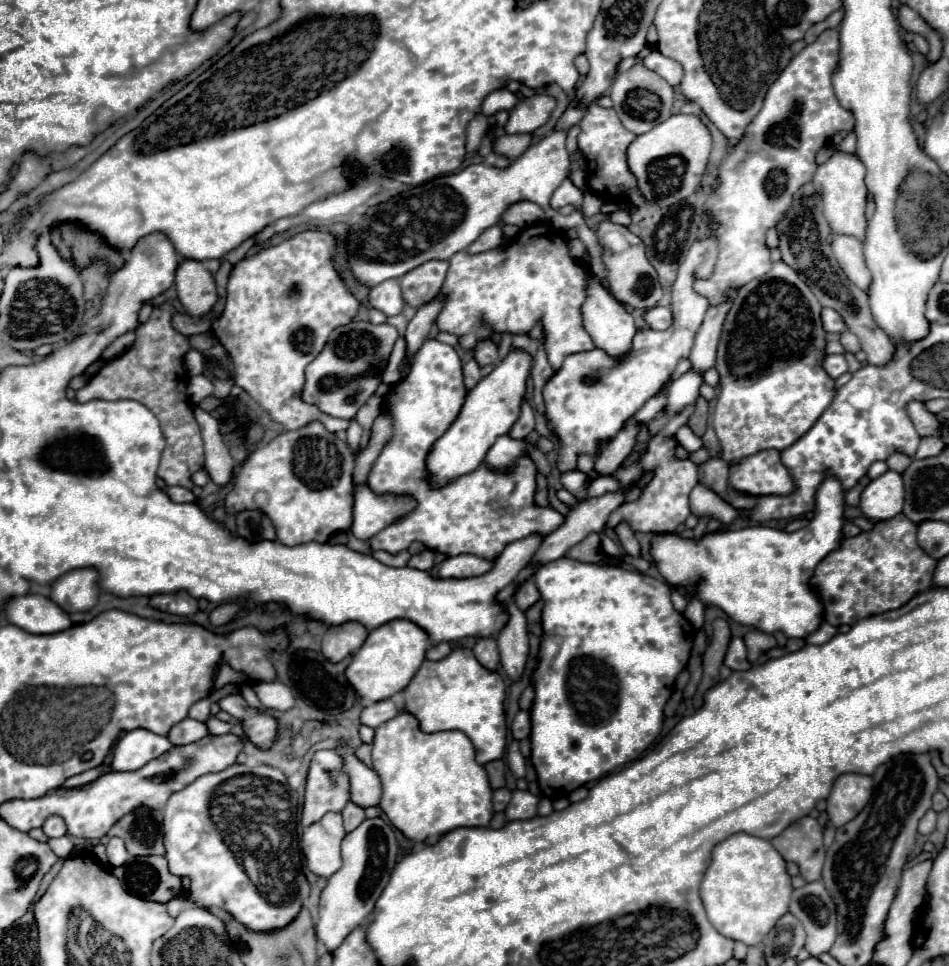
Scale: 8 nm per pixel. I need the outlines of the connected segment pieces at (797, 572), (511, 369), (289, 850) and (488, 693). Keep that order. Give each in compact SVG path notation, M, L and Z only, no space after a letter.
M828 476L816 492L812 522L802 530L784 532L770 526L752 526L706 534L698 542L664 534L652 540L652 556L668 584L694 590L704 604L722 608L732 620L768 634L784 632L788 638L806 638L824 620L824 606L810 578L820 560L842 546L842 526L844 492L840 482Z
M512 348L504 360L500 360L494 370L484 376L466 396L466 402L460 410L460 416L452 422L448 432L436 440L426 458L426 468L430 472L430 480L436 486L444 486L458 476L474 472L486 458L488 448L496 442L498 436L510 432L512 424L520 416L520 404L526 394L526 380L530 376L532 356L524 350Z
M234 764L222 772L200 776L184 790L172 794L166 808L164 808L162 828L164 828L165 858L170 864L170 872L190 878L190 902L192 904L202 906L202 908L210 908L210 910L232 912L232 916L236 916L236 920L240 920L242 924L248 924L248 928L256 928L262 932L264 932L264 928L280 928L280 924L288 924L288 920L292 920L292 916L296 916L296 912L300 912L300 908L304 904L302 898L310 894L310 884L302 872L302 854L300 854L298 834L296 834L296 818L298 818L296 812L298 812L298 796L288 786L286 776L274 766L248 768L242 764Z
M456 648L450 656L438 662L424 660L416 676L410 680L410 684L404 690L404 710L416 714L420 728L424 732L440 732L440 730L460 730L464 732L476 750L476 762L488 764L492 760L500 760L504 756L506 746L506 718L504 718L504 696L506 696L504 680L498 672L486 670L472 650L468 648Z

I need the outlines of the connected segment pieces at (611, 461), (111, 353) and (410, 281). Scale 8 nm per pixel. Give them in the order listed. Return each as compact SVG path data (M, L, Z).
M630 420L618 434L616 438L612 438L606 448L602 450L602 454L596 458L596 470L604 476L612 474L622 460L632 452L634 444L636 444L636 436L640 432L640 422Z
M126 332L124 336L118 336L118 338L102 352L102 358L104 358L104 360L112 360L112 358L120 356L132 342L134 342L134 332Z
M430 260L428 264L420 264L420 268L408 272L408 276L402 276L400 288L404 302L410 304L412 308L420 308L428 300L434 300L444 284L446 272L448 262Z

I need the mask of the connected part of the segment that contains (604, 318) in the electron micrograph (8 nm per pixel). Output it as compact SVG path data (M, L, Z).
M586 274L586 300L580 308L582 312L582 320L584 320L584 328L586 332L592 336L594 344L598 348L604 348L606 352L612 352L612 356L624 356L624 352L628 352L630 344L632 344L632 336L636 334L636 326L634 326L634 318L632 314L624 308L624 304L620 304L598 280L598 276L594 274Z

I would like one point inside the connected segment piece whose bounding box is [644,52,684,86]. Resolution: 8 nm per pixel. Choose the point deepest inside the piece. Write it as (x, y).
(671, 70)

